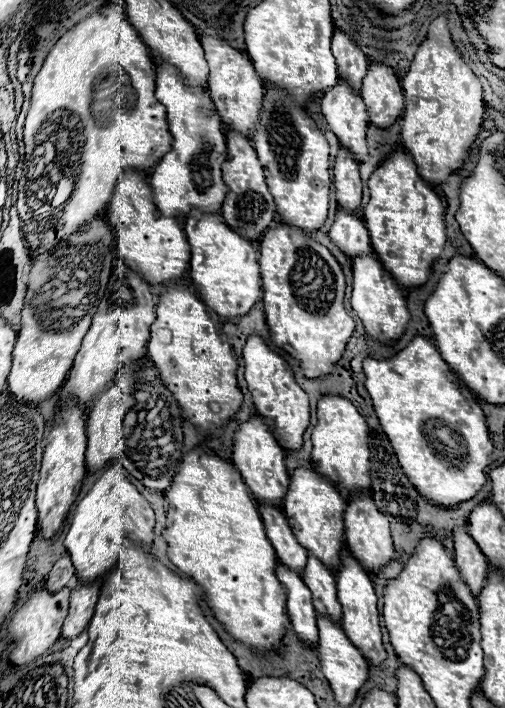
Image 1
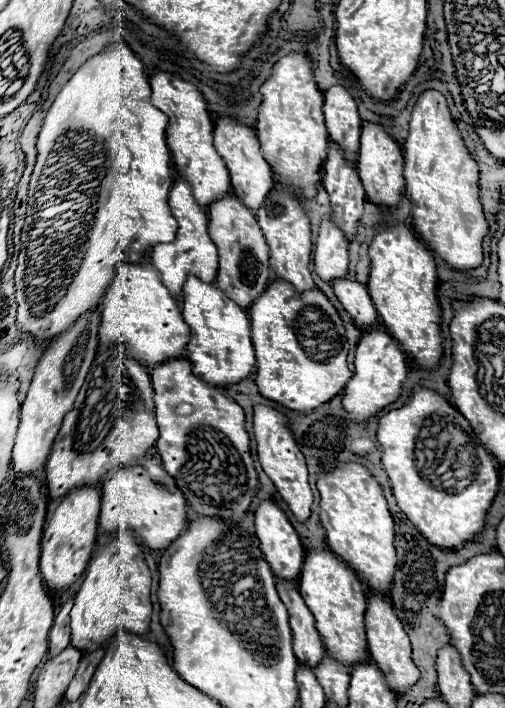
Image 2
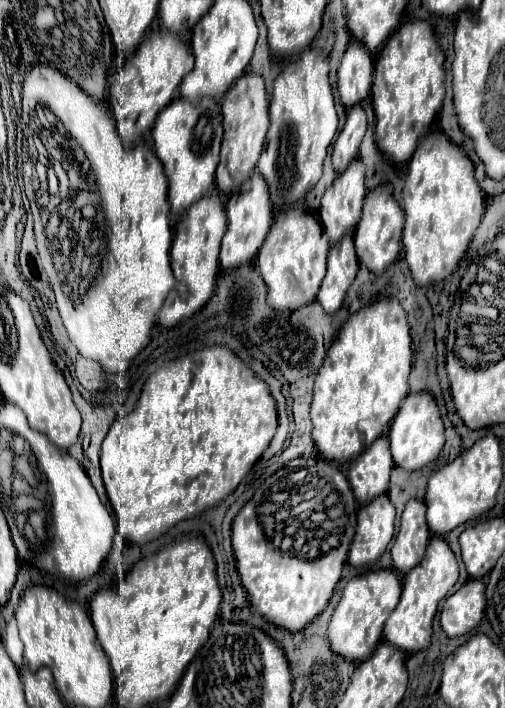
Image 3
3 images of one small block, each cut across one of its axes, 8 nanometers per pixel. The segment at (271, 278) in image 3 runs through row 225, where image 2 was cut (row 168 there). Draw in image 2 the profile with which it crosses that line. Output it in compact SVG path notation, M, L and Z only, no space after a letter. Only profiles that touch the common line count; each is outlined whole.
M300 52L282 56L270 78L260 86L262 104L258 108L256 134L262 144L262 154L272 166L276 180L286 184L302 198L314 198L322 182L322 162L328 152L328 132L324 126L324 94L318 90L312 72L312 58Z

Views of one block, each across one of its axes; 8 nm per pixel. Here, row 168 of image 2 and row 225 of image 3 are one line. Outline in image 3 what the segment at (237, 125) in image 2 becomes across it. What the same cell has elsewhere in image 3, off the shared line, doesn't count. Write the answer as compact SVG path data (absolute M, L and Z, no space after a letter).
M254 174L240 192L232 194L226 204L228 214L228 230L222 238L222 250L220 250L220 266L222 270L234 270L242 264L250 264L272 226L272 206L268 202L268 186L264 184L264 178L260 174Z

